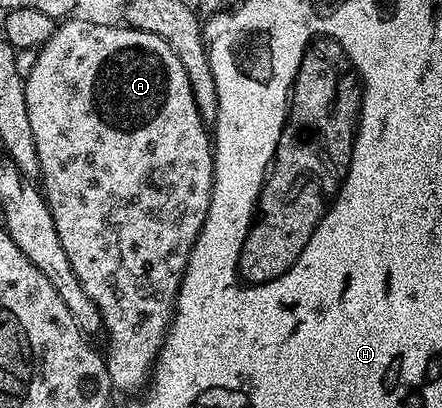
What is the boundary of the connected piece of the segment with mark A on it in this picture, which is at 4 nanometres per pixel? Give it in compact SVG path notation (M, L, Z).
M72 16L61 21L50 36L50 40L46 40L44 45L35 51L36 59L33 60L29 70L27 67L24 78L26 116L30 118L30 132L34 134L34 148L38 152L40 165L38 182L50 208L54 228L58 228L58 240L62 240L62 252L66 252L66 260L70 260L70 268L74 268L74 276L78 276L86 296L94 300L104 321L104 330L106 335L108 334L106 361L110 380L117 391L136 389L139 391L149 381L152 367L156 365L156 356L160 353L164 335L172 323L172 312L176 309L176 293L180 291L180 281L188 266L188 257L206 220L206 212L210 208L214 142L210 137L209 127L200 118L198 104L194 104L190 76L186 74L186 68L182 60L178 60L174 48L170 48L170 44L166 44L162 36L154 36L154 32L135 30L127 24L103 26L100 22L87 22L84 18L76 17Z

